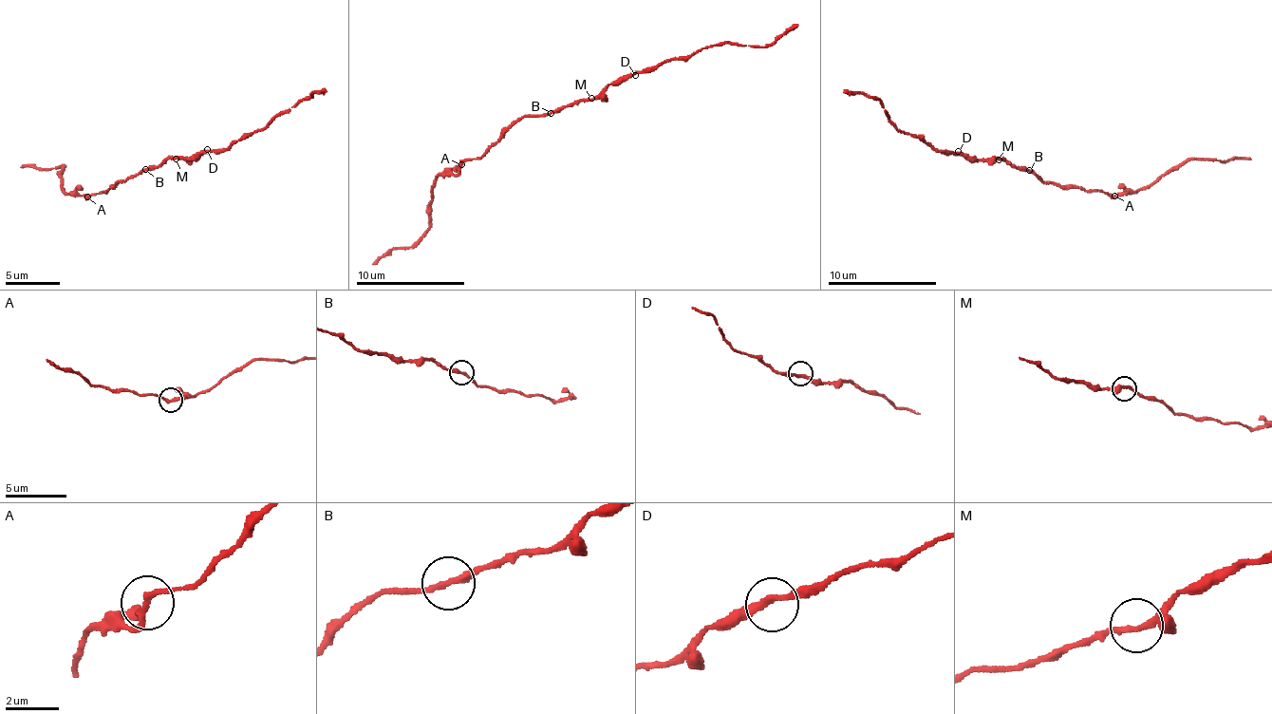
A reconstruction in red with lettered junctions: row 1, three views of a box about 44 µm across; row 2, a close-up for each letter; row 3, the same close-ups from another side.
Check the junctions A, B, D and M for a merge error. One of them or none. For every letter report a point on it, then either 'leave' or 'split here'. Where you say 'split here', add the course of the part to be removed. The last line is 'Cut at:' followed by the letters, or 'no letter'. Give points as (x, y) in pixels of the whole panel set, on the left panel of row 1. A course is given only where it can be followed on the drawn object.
A: place (87, 197); leave
B: place (145, 169); leave
D: place (207, 149); leave
M: place (176, 159); leave
Cut at: no letter

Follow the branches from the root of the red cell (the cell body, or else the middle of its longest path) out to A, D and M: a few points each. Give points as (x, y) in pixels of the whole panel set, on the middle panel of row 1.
A: (551, 110), (518, 119), (477, 158), (462, 163)
D: (551, 110), (591, 101), (598, 98), (610, 84), (621, 83), (635, 75)
M: (551, 110), (563, 109), (591, 98)

